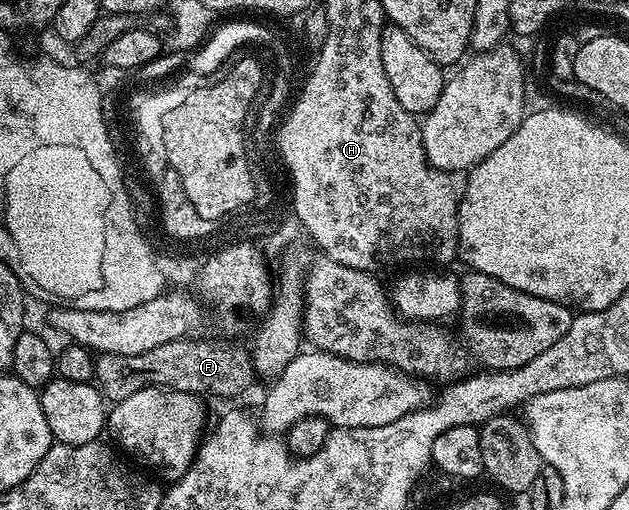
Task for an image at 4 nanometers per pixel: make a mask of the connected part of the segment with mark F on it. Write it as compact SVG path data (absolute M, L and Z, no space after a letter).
M187 336L185 338L177 338L172 340L168 344L160 344L160 348L152 348L152 352L140 352L136 356L116 356L115 354L100 354L97 355L96 361L94 363L94 372L96 375L97 385L100 387L105 401L107 403L113 404L119 402L120 400L128 400L128 396L132 396L132 392L140 392L144 388L149 386L160 386L163 390L179 390L185 394L197 394L199 396L207 396L206 394L211 394L214 398L234 398L237 394L242 394L246 389L249 388L253 382L256 382L256 375L254 372L254 360L249 349L246 350L242 346L233 346L230 342L197 342L197 337Z

